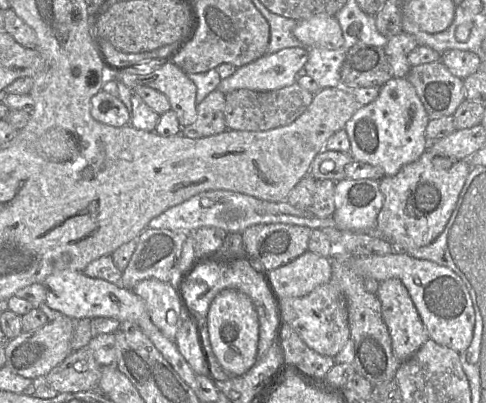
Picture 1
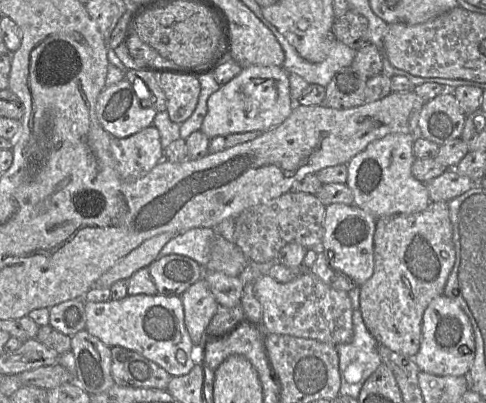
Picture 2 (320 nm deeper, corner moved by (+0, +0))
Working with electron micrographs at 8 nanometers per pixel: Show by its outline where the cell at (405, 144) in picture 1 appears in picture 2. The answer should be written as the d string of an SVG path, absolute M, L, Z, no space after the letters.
M393 133L371 142L347 164L347 186L353 193L353 204L376 219L397 214L424 211L431 203L425 184L416 180L411 172L415 161L413 143L416 135Z

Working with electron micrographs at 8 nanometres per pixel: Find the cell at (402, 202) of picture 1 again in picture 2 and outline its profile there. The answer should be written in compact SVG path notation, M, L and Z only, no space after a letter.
M431 202L421 212L377 218L374 233L374 271L360 286L363 322L378 344L406 357L414 357L421 343L423 313L429 303L442 295L455 263L453 230L447 202Z

